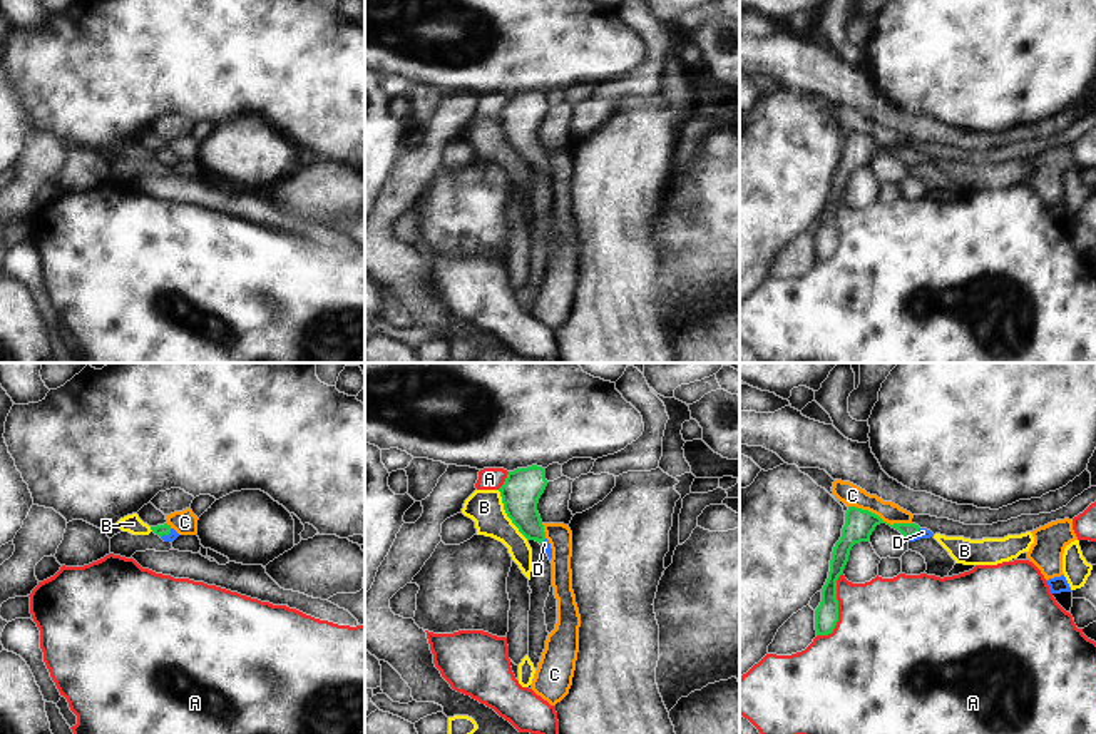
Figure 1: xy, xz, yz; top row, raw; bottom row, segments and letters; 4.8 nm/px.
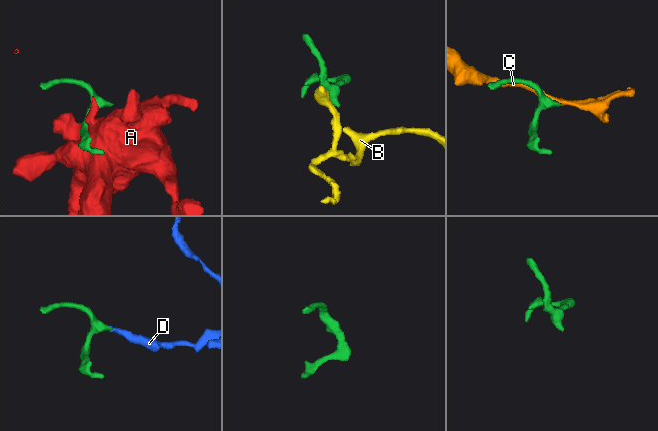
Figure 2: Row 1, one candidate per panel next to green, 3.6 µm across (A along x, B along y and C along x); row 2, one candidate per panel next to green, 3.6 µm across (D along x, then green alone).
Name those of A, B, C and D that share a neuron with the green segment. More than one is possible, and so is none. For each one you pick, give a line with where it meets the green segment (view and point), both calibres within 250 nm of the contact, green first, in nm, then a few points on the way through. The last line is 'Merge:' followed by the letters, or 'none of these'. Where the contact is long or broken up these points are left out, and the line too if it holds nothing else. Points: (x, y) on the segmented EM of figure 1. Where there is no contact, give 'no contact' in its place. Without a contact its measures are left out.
D: yz (914, 534) | 120/50 nm | across yz (864, 522), (886, 522), (914, 534), (922, 532)
Merge: D

